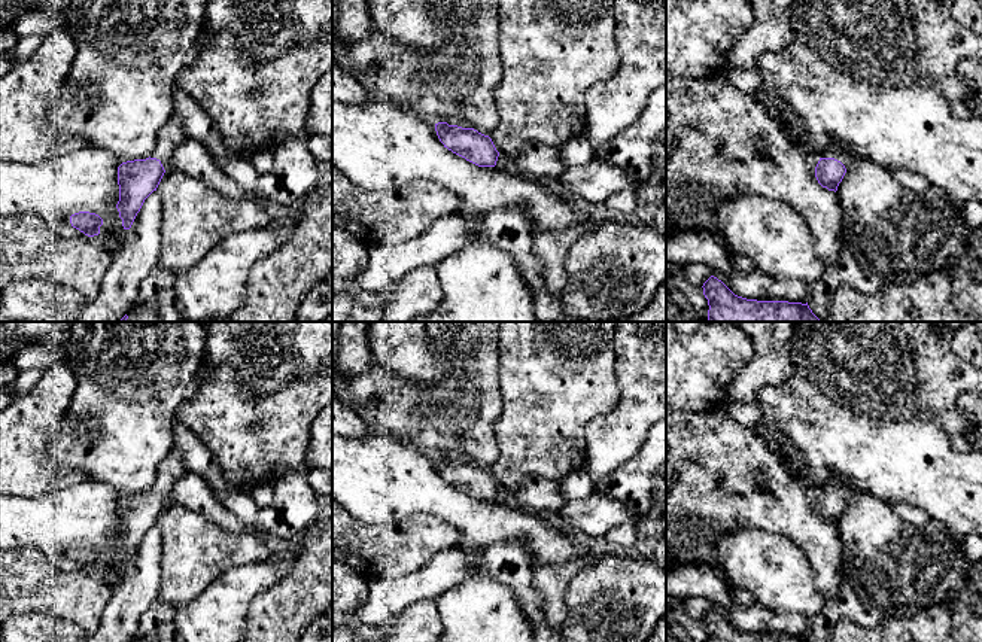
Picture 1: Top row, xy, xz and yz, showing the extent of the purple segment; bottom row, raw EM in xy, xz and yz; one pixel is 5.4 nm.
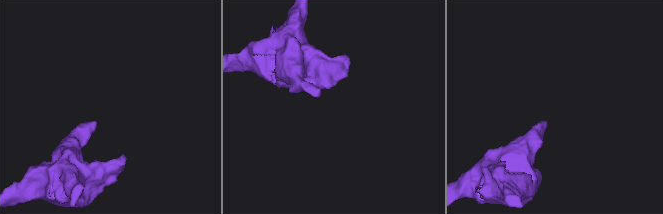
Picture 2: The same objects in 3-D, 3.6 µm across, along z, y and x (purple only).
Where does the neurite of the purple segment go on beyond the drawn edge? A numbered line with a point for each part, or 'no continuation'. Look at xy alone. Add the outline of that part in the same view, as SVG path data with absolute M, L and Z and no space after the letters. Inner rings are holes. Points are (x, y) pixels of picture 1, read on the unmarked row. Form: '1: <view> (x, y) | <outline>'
1: xy (172, 468) | M171 451L159 465L155 484L151 492L161 495L164 503L167 505L171 499L173 484L186 472L186 466L179 453Z

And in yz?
1: yz (838, 483) | M833 474L830 477L830 480L824 484L821 492L834 492L834 493L840 495L845 499L845 502L848 503L848 500L851 499L851 496L855 492L855 487L854 487L852 480L848 478L846 475Z

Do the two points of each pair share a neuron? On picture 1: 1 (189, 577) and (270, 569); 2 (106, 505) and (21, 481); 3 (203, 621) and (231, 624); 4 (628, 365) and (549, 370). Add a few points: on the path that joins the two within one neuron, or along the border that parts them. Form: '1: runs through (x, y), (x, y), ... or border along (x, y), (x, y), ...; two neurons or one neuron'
1: border along (258, 565), (228, 568), (197, 596); two neurons
2: border along (52, 489), (36, 496), (17, 496); two neurons
3: runs through (210, 623), (224, 624); one neuron
4: border along (613, 337), (614, 379), (622, 399); two neurons

